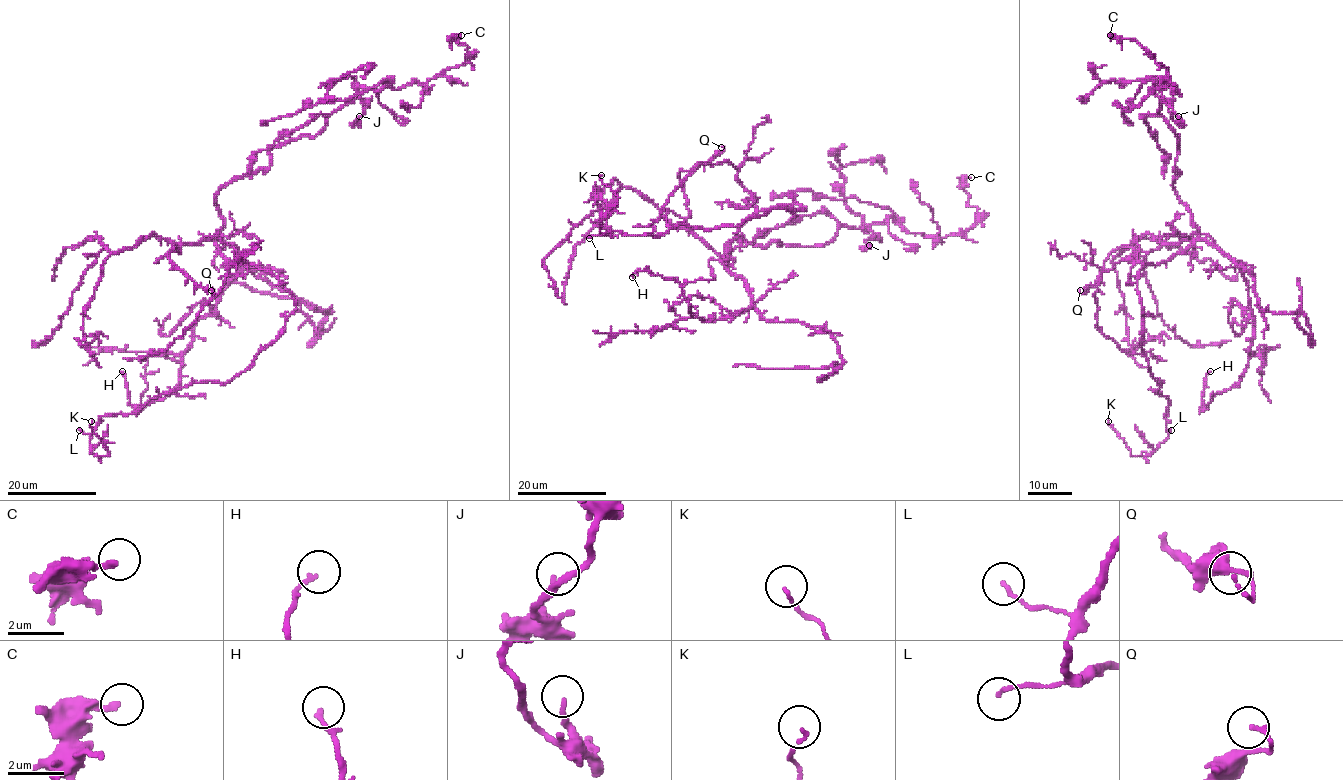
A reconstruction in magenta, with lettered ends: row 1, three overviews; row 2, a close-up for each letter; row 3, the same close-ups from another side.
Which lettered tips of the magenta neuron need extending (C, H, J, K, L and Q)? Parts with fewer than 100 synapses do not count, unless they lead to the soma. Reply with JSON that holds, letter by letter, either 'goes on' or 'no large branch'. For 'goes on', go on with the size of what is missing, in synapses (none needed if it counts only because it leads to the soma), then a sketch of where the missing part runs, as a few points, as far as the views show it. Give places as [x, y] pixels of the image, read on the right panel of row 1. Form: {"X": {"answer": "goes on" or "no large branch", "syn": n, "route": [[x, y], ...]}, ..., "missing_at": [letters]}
{"C": {"answer": "no large branch"}, "H": {"answer": "no large branch"}, "J": {"answer": "no large branch"}, "K": {"answer": "no large branch"}, "L": {"answer": "no large branch"}, "Q": {"answer": "no large branch"}, "missing_at": []}

